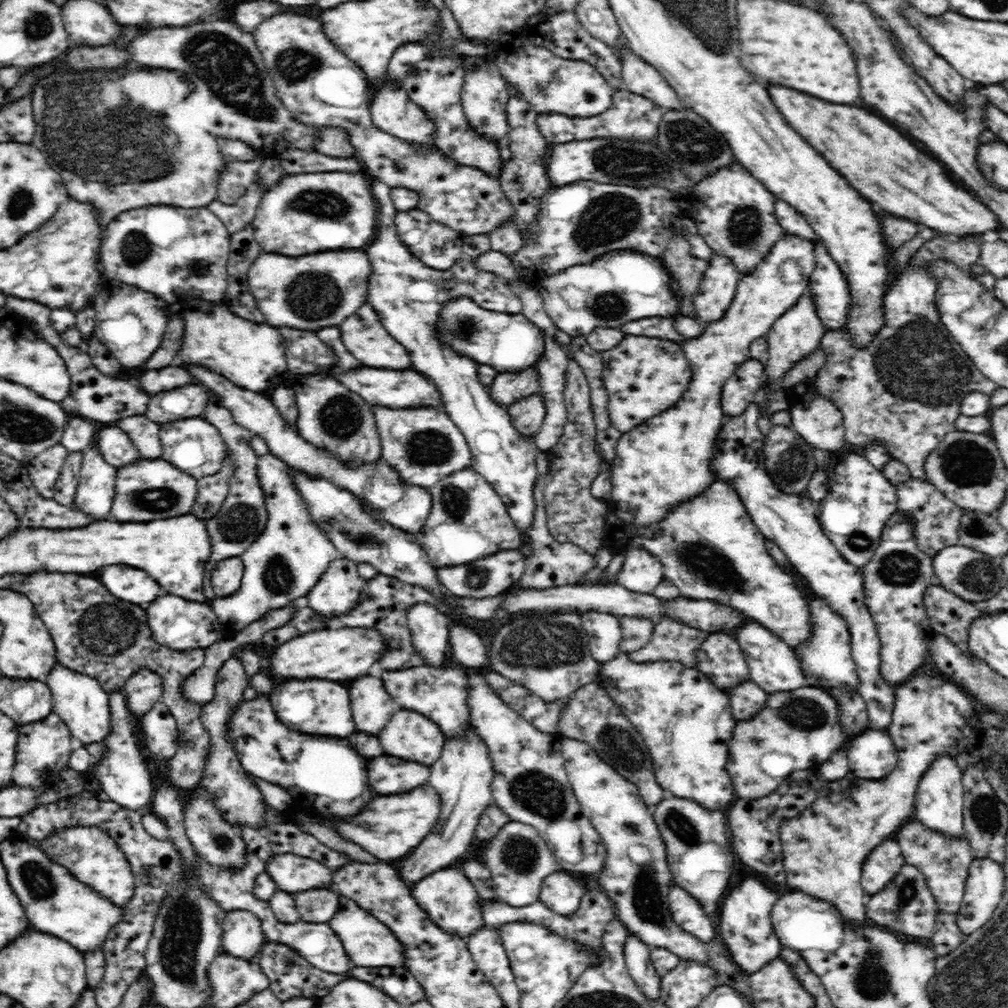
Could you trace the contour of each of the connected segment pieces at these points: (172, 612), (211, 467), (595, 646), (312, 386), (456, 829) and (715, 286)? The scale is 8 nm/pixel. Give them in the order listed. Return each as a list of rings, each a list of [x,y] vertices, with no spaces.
[[[166,594],[150,601],[148,605],[144,606],[144,609],[148,614],[147,625],[150,627],[153,639],[172,650],[205,649],[224,638],[227,633],[225,626],[217,619],[208,603],[196,604],[196,602],[188,602],[180,596]]]
[[[202,416],[160,424],[160,441],[162,444],[160,458],[189,473],[196,480],[206,475],[216,474],[227,456],[227,447],[219,430]]]
[[[595,610],[580,612],[593,657],[600,663],[614,660],[620,652],[622,630],[618,614]]]
[[[296,376],[289,382],[294,392],[294,400],[298,407],[296,425],[299,434],[309,444],[317,448],[336,453],[348,461],[378,461],[381,458],[381,441],[379,431],[374,422],[374,414],[362,396],[350,392],[344,384],[340,384],[334,376]]]
[[[464,726],[458,733],[452,733],[452,738],[446,740],[446,748],[440,758],[430,766],[430,784],[442,796],[442,820],[438,828],[426,836],[422,842],[410,853],[393,863],[399,879],[411,888],[420,883],[430,874],[450,866],[454,860],[460,860],[468,850],[471,840],[475,837],[476,824],[481,820],[486,808],[493,805],[493,759],[490,756],[489,745],[478,735],[472,726]]]
[[[713,252],[698,292],[693,297],[695,316],[692,318],[707,324],[721,318],[734,300],[740,277],[730,257]]]

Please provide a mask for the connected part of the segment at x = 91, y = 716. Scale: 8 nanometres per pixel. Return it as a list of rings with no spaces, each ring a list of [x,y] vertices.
[[[59,662],[44,680],[49,683],[50,692],[53,693],[53,711],[68,725],[77,744],[94,744],[109,738],[113,732],[109,693],[98,680],[63,667]]]

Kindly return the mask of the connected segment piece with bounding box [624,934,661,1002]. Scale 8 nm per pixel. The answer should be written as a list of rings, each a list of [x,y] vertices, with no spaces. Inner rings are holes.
[[[630,934],[624,944],[624,960],[630,976],[636,981],[647,998],[658,1000],[661,976],[656,973],[656,967],[650,959],[649,945],[638,937]]]

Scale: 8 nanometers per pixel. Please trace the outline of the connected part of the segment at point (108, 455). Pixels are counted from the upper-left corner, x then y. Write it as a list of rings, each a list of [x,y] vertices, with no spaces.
[[[104,428],[95,440],[104,460],[116,468],[132,466],[141,459],[140,451],[120,428]]]

